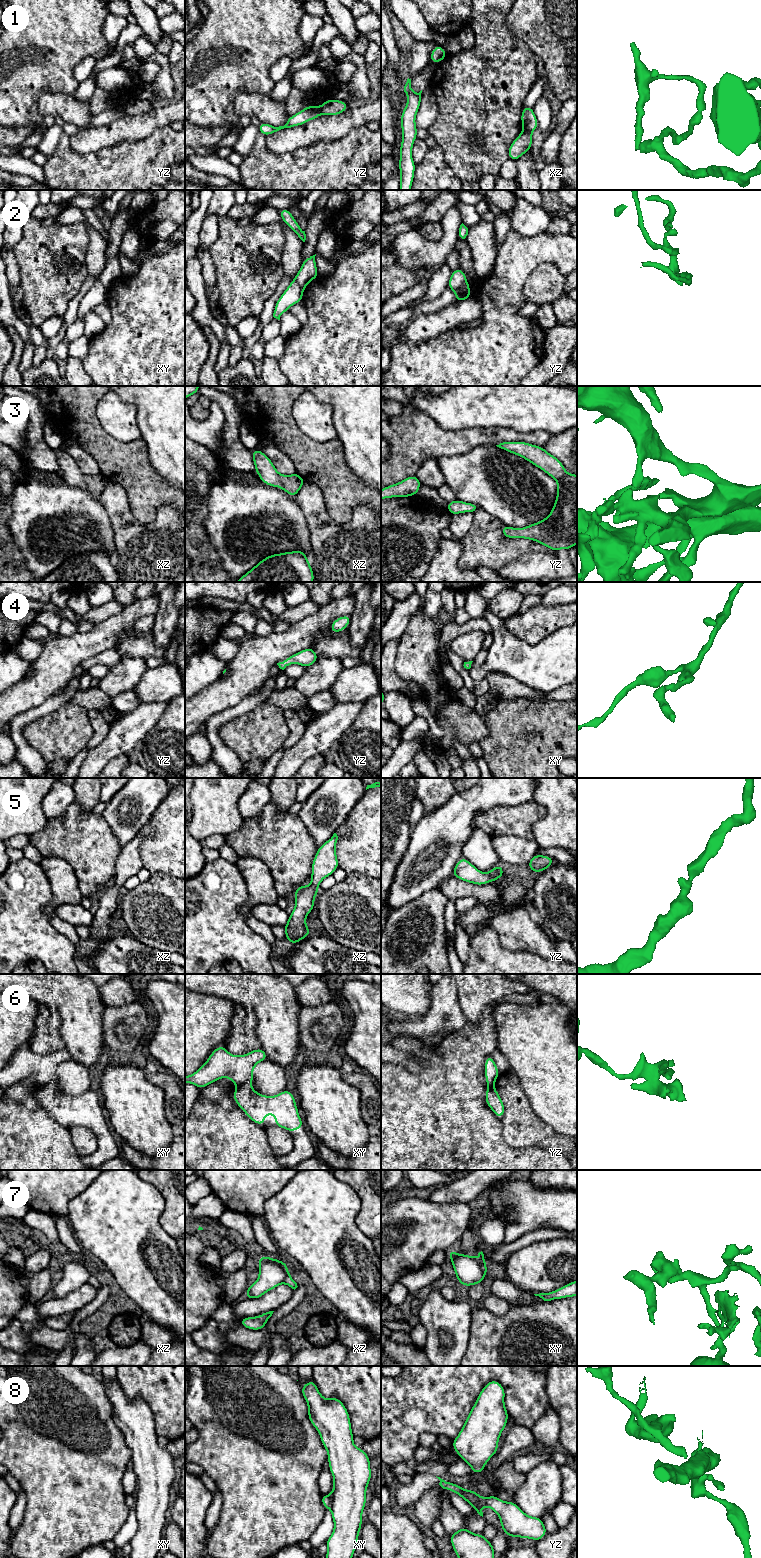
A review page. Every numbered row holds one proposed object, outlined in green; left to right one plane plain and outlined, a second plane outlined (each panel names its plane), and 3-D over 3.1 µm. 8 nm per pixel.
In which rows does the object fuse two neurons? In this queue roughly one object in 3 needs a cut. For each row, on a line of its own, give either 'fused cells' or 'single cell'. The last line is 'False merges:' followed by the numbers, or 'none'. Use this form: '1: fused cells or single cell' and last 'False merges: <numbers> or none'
1: fused cells
2: fused cells
3: single cell
4: single cell
5: single cell
6: fused cells
7: fused cells
8: fused cells
False merges: 1, 2, 6, 7, 8

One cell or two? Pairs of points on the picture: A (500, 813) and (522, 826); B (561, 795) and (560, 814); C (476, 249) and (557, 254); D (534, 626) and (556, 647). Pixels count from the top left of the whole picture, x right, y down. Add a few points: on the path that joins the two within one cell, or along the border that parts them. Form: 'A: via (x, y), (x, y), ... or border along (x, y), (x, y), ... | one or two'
A: via (505, 818), (508, 821), (517, 821) | one
B: via (561, 800), (561, 809) | one
C: border along (497, 250), (494, 267), (490, 273) | two
D: border along (566, 625), (536, 643), (529, 644), (522, 640) | two

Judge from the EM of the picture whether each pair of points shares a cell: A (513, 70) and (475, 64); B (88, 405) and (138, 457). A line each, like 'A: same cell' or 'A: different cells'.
A: same cell
B: same cell

